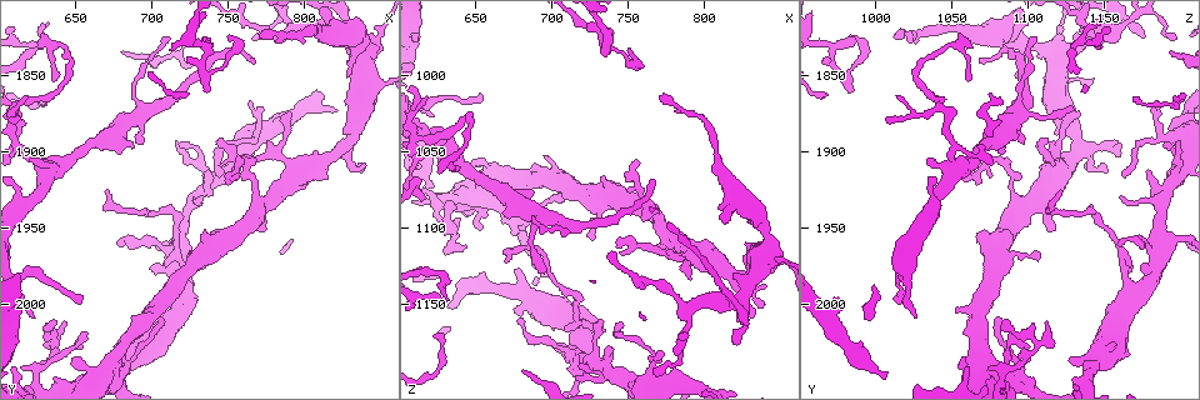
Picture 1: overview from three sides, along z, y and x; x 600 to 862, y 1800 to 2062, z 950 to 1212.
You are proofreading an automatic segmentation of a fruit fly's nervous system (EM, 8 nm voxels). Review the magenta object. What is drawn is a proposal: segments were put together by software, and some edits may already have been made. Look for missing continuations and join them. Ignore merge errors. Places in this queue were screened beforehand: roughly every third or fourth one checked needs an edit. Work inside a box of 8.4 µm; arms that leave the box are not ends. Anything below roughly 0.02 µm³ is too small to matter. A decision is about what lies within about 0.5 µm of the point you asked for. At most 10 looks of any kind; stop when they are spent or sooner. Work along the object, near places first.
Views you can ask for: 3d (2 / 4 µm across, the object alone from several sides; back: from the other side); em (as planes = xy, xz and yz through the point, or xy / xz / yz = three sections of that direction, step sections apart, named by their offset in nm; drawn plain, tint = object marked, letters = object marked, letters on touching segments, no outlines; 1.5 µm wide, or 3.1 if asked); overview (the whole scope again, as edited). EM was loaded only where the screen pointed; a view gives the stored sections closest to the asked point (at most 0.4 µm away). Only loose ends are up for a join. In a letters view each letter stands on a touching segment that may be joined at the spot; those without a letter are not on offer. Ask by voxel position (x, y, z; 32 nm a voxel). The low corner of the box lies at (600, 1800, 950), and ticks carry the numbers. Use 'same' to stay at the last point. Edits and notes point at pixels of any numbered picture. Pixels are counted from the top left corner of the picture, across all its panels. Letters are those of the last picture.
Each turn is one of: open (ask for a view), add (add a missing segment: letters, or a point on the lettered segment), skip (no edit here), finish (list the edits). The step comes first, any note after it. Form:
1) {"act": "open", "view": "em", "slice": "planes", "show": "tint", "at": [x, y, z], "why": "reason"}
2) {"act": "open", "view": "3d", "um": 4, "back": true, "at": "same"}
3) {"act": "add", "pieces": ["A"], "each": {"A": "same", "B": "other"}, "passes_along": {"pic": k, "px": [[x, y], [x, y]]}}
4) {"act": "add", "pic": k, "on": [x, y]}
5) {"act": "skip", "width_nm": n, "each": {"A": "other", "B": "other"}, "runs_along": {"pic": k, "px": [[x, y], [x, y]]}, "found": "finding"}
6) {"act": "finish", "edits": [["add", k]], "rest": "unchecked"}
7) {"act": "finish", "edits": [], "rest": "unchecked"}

{"act": "open", "view": "em", "slice": "xz", "step": 8, "show": "letters", "at": [736, 1826, 986], "why": "free end"}

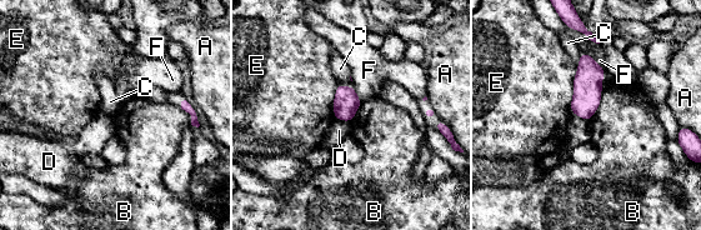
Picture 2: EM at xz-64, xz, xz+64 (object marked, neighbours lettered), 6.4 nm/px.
{"act": "skip", "longest_contact_nm": ["E", 300], "each": {"A": "other", "B": "other", "C": "other", "D": "other", "E": "other", "F": "other"}, "border": {"pic": 2, "px": [[602, 90], [599, 108], [589, 120]]}, "found": "none of them fits"}

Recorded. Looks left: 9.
{"act": "open", "view": "3d", "um": 4, "at": [774, 1950, 1116], "why": "branch stops here"}

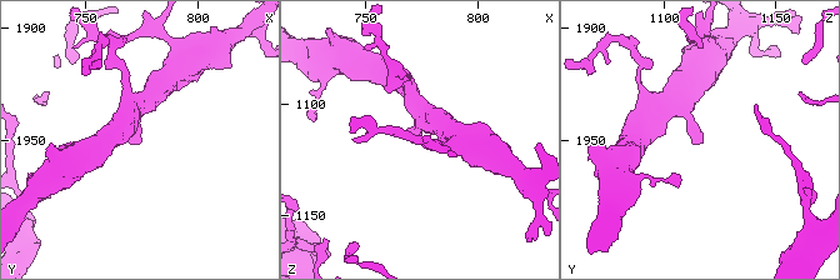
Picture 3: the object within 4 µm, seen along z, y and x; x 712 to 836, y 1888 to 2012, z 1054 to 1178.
{"act": "open", "view": "em", "slice": "yz", "step": 4, "show": "letters", "at": [773, 1950, 1116], "why": "shape alone is not enough"}

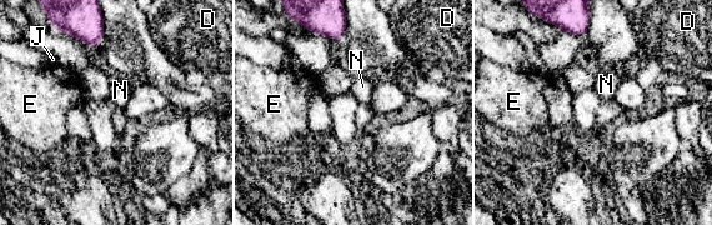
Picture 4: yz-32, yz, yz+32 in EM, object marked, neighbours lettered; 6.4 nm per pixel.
{"act": "open", "view": "em", "slice": "planes", "show": "letters", "at": "same"}

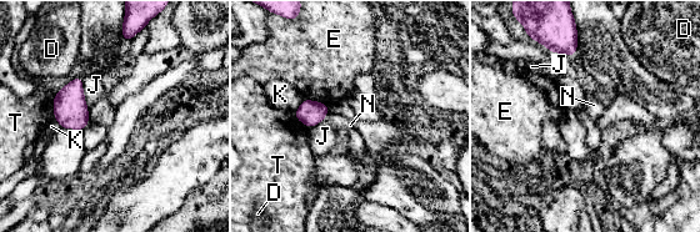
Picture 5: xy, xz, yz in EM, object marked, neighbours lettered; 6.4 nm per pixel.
{"act": "skip", "longest_contact_nm": ["J", 220], "each": {"D": "other", "E": "other", "J": "other", "K": "other", "N": "other", "T": "other"}, "border": {"pic": 5, "px": [[83, 77], [83, 94], [88, 109]]}, "found": "none of them fits"}

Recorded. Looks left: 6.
{"act": "open", "view": "em", "slice": "planes", "show": "plain", "at": [736, 1976, 1166], "why": "an open end"}

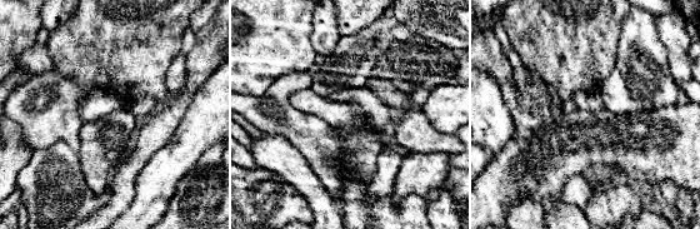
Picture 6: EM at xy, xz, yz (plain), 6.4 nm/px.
{"act": "open", "view": "em", "slice": "planes", "show": "letters", "at": "same", "why": "what lies round it"}

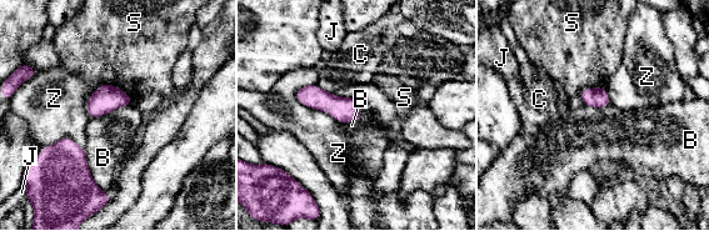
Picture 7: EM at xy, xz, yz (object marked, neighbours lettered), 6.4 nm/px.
{"act": "skip", "longest_contact_nm": ["Z", 340], "each": {"B": "other", "C": "other", "J": "other", "S": "other", "Z": "other"}, "border": {"pic": 7, "px": [[105, 83], [118, 86], [133, 98]]}, "found": "none of them fits"}

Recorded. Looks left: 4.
{"act": "open", "view": "em", "slice": "xz", "step": 4, "show": "tint", "at": [790, 1874, 1134], "why": "free end"}

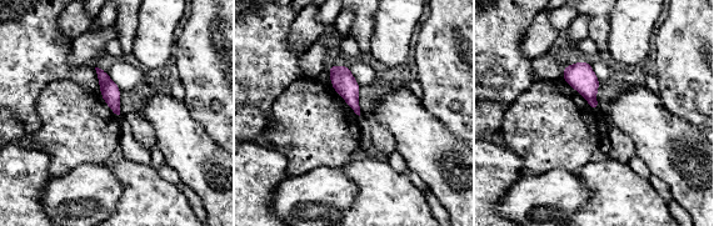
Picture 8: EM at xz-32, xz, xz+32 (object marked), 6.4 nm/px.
{"act": "open", "view": "em", "slice": "planes", "show": "tint", "at": "same", "why": "cut it another way"}

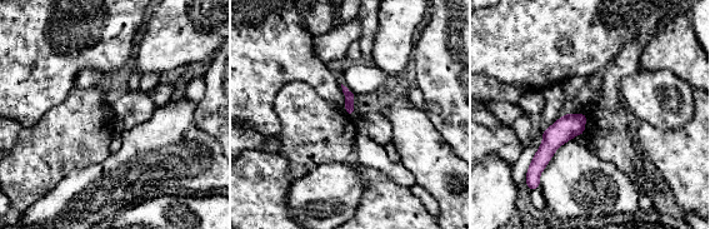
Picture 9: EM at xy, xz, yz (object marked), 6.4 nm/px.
{"act": "open", "view": "em", "slice": "planes", "show": "letters", "at": "same", "why": "see the neighbours"}

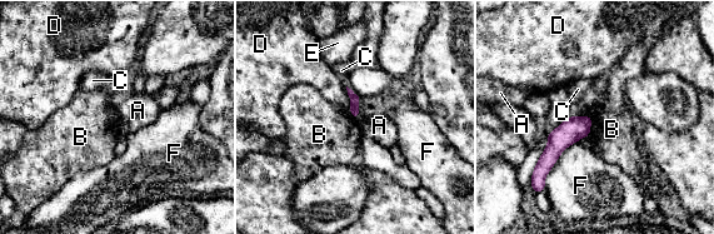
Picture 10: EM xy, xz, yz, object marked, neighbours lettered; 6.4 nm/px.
{"act": "skip", "each": {"A": "other", "B": "other", "C": "other", "D": "other", "E": "other", "F": "other"}, "border": {"pic": 10, "px": [[592, 115], [589, 135]]}, "found": "none of them fits"}

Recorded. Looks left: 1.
{"act": "finish", "edits": [], "rest": "unchecked"}

